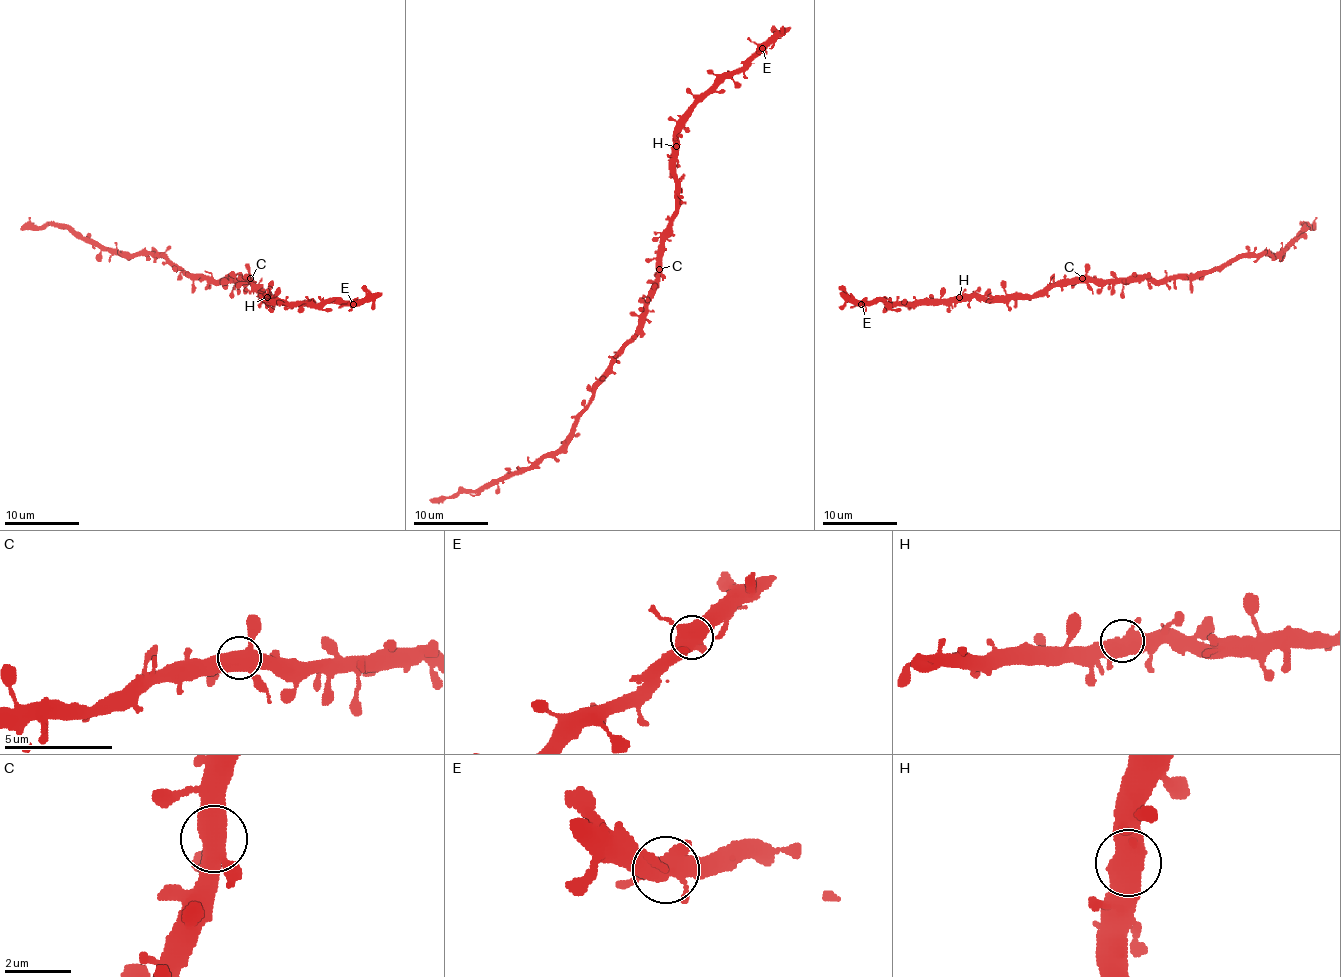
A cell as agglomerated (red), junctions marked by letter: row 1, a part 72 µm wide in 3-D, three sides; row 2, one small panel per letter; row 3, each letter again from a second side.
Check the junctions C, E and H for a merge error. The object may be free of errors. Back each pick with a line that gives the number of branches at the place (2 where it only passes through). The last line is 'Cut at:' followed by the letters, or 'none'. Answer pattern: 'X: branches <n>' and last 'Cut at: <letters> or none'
Cut at: none

